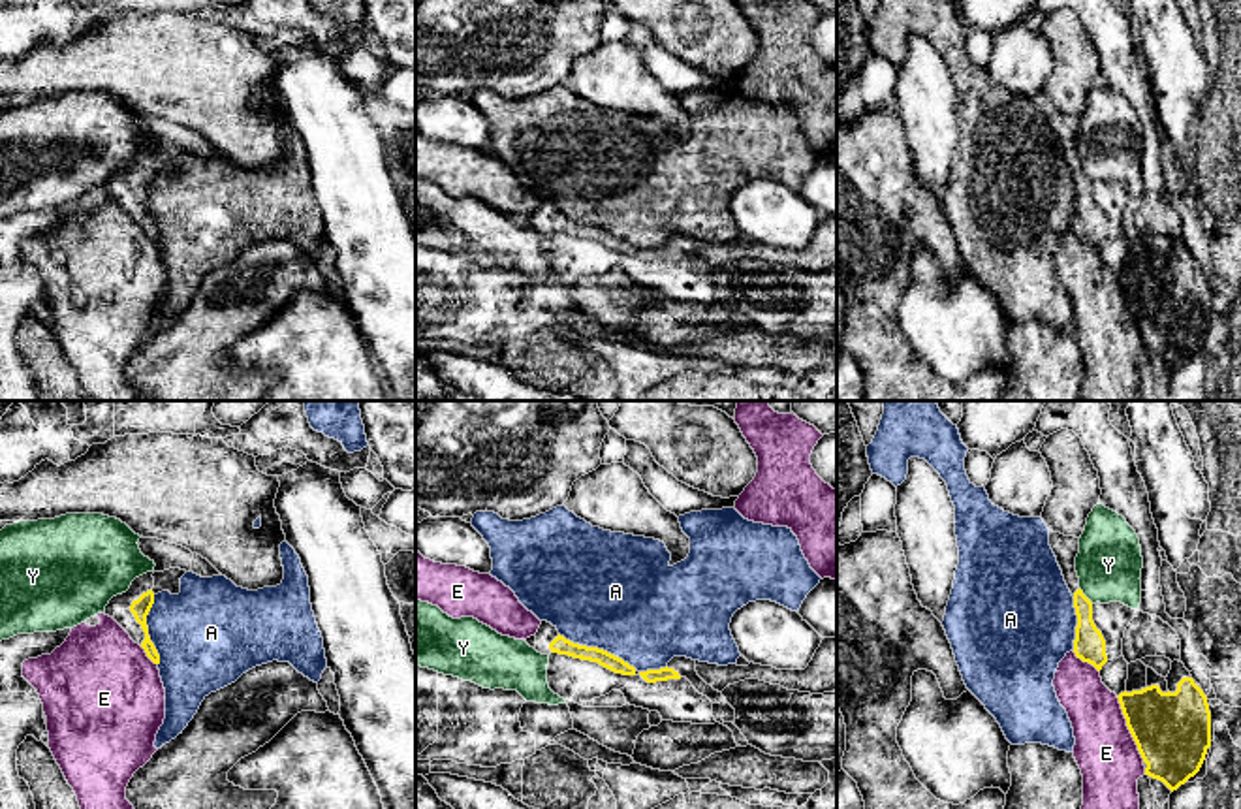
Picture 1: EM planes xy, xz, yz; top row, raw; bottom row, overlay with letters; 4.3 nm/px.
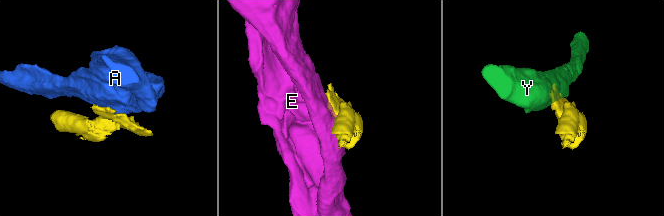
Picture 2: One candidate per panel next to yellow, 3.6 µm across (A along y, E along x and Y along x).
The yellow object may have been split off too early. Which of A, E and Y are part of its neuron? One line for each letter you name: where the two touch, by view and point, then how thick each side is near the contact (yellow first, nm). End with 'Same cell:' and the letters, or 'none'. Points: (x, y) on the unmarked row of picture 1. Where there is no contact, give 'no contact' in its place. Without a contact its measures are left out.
Same cell: none

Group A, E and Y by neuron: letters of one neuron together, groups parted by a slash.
A / E / Y

